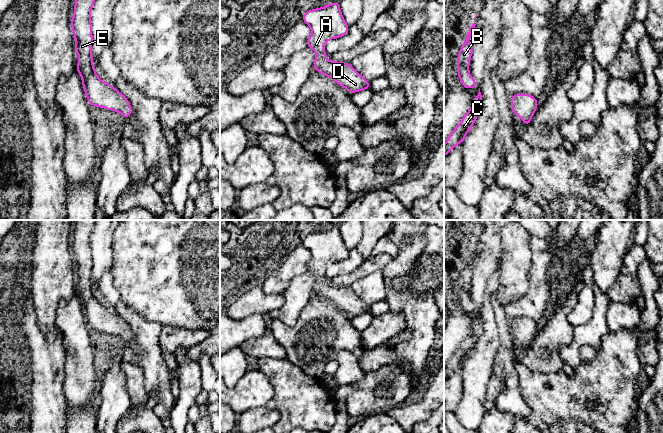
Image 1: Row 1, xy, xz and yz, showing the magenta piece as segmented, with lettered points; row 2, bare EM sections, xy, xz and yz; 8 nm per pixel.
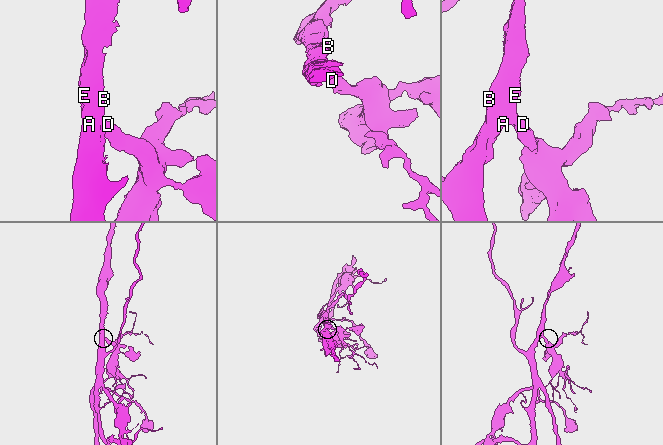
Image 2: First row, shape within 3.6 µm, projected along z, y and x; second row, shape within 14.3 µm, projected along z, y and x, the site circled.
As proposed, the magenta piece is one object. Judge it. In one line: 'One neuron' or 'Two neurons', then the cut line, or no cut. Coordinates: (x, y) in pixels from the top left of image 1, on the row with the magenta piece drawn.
One neuron. No split

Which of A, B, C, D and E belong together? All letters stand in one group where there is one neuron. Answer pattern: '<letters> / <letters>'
A B C D E

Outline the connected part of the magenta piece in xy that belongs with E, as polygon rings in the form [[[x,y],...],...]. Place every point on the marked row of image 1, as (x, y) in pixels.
[[[75,0],[71,27],[75,37],[75,51],[79,55],[76,70],[82,78],[82,85],[88,103],[121,113],[124,119],[132,114],[127,98],[112,84],[103,82],[96,74],[92,59],[92,25],[90,14],[95,0]]]

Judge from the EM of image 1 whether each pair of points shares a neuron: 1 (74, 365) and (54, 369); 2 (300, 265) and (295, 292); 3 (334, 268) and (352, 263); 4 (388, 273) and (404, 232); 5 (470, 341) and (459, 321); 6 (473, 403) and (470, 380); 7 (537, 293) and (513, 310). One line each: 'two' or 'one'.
1: two
2: two
3: one
4: one
5: one
6: one
7: one

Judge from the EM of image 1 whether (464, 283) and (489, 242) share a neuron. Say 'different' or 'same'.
same

